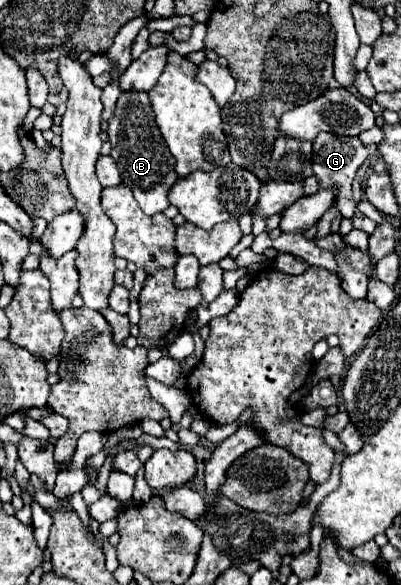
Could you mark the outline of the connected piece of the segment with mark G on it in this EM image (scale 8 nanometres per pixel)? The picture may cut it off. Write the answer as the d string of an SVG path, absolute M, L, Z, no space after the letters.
M319 133L317 139L313 141L313 171L319 179L321 189L331 189L333 185L337 185L339 195L335 207L339 207L343 217L353 217L357 211L357 201L351 195L351 181L355 179L355 173L363 165L363 161L373 157L375 151L377 151L375 145L365 147L357 137L345 137L343 141L337 141L337 137L331 133Z

